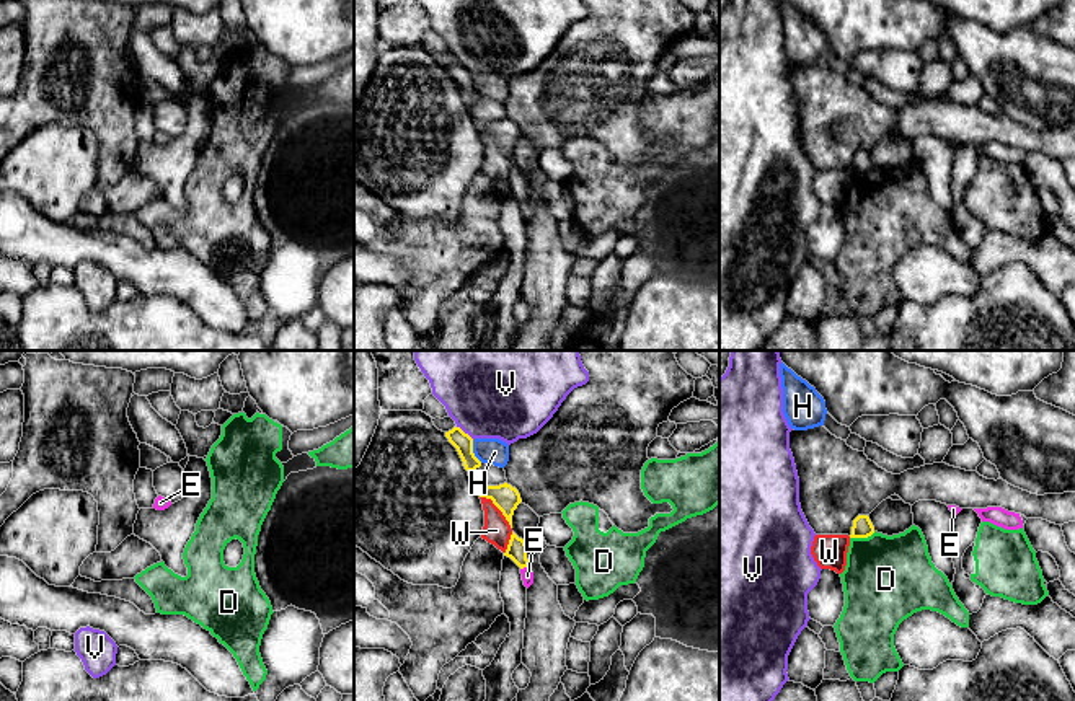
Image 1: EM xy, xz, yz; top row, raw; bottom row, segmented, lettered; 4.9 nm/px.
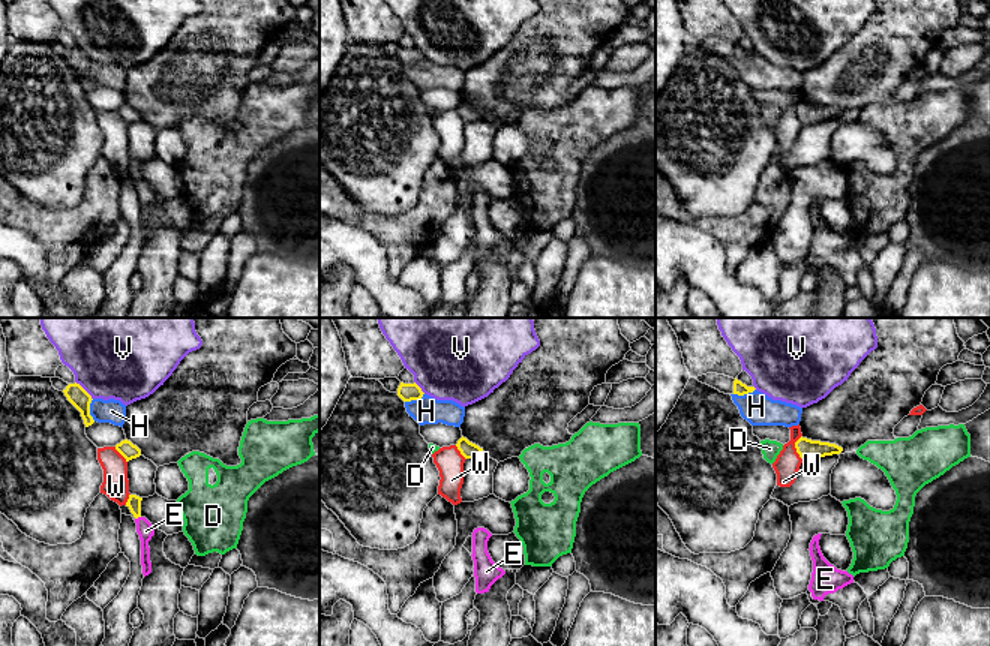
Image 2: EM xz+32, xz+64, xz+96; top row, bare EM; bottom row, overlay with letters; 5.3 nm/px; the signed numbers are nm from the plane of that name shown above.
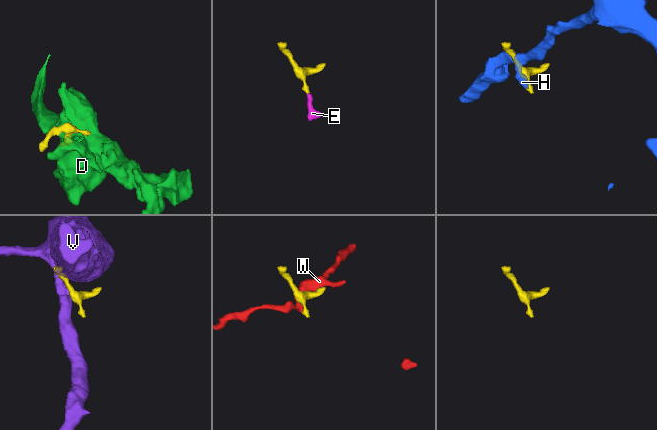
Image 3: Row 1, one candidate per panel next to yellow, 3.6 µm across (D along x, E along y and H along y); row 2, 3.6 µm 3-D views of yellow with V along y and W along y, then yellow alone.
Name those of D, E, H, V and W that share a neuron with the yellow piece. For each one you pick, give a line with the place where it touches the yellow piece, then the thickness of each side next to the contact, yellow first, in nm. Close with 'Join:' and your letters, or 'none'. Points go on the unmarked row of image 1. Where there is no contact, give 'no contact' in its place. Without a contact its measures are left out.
E: meets yellow in xz at (524, 201); 100 nm thick on the yellow side, 60 nm on the other
Join: E

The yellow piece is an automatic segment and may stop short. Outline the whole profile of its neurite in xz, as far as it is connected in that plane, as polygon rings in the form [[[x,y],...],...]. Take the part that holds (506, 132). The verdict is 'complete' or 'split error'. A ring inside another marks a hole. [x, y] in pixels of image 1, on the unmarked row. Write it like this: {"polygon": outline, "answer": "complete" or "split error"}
{"polygon": [[[507,117],[499,121],[476,121],[476,126],[480,132],[493,135],[512,163],[514,145],[522,137],[519,126]]], "answer": "complete"}

